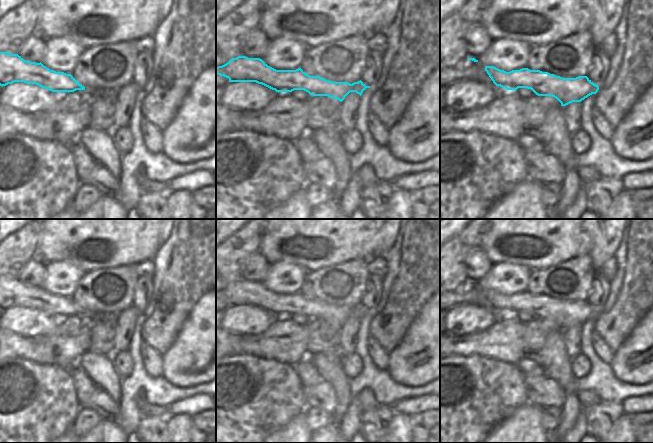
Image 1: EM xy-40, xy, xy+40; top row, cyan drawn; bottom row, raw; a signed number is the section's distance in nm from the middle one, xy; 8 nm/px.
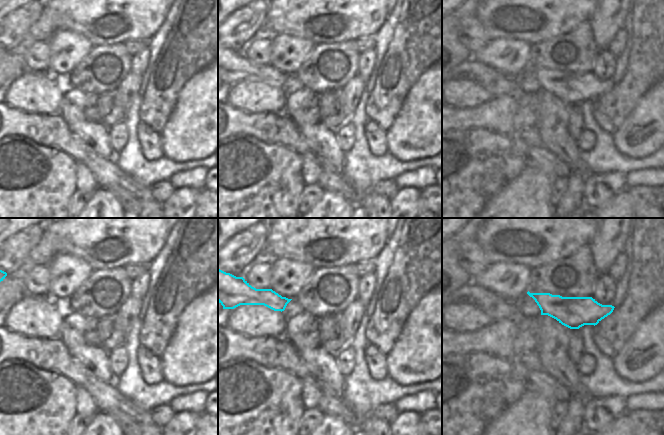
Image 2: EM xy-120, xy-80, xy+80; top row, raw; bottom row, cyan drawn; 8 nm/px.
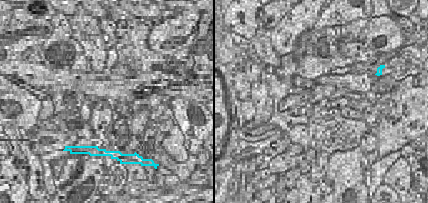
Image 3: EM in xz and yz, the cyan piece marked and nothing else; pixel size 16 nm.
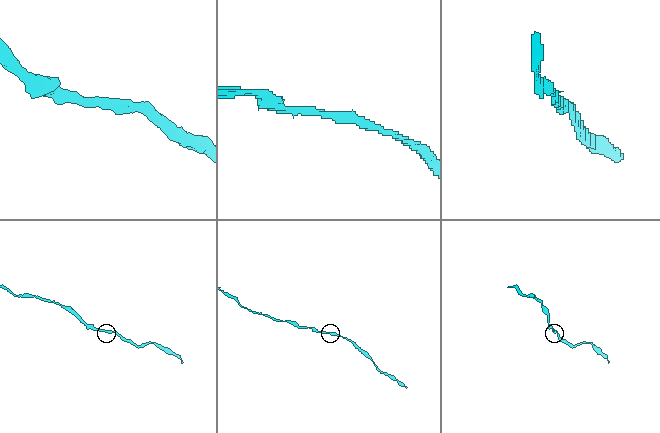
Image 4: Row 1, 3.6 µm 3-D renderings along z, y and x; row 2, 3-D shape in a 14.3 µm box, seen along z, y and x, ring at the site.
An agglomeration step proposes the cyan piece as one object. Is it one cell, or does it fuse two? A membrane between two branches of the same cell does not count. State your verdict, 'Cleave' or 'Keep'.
Keep.

